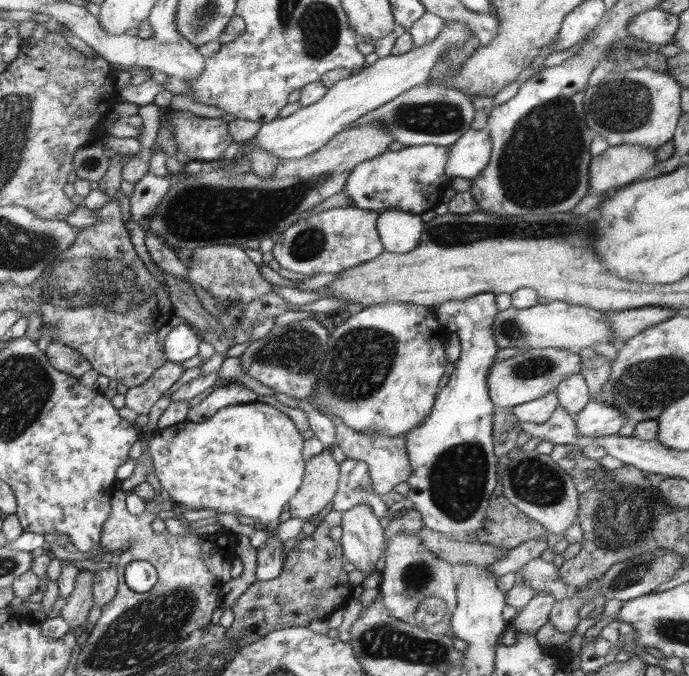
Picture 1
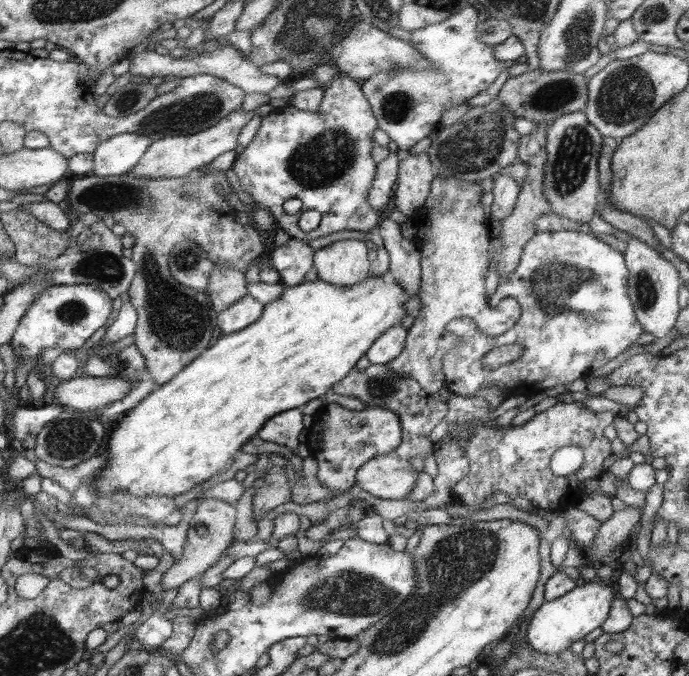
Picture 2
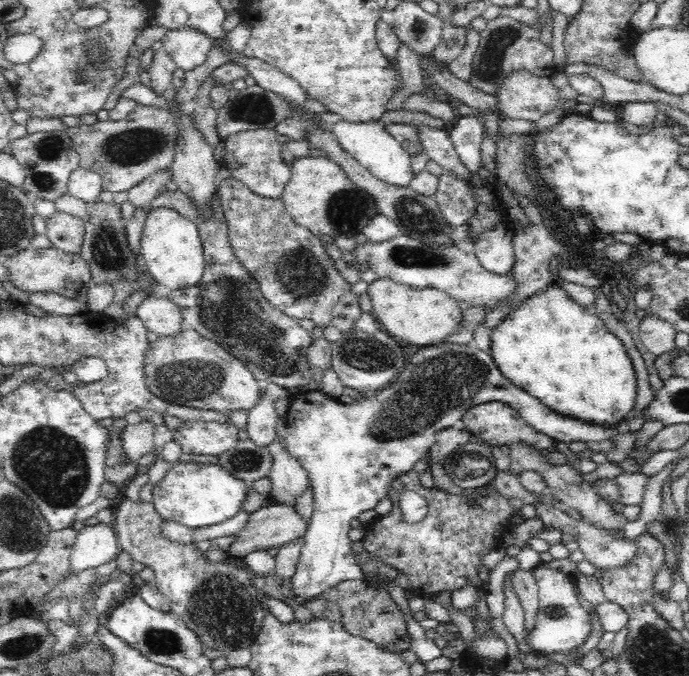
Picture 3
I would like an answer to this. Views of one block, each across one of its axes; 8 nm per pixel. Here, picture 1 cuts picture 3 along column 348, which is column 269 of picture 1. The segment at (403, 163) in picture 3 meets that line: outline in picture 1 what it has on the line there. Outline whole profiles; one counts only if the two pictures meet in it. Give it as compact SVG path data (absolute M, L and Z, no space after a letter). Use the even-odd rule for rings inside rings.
M444 20L439 35L426 46L416 46L410 52L399 56L380 58L372 66L360 72L353 72L348 78L338 81L329 88L325 96L316 104L300 107L293 115L261 123L260 130L251 142L273 154L280 161L309 156L320 150L322 146L329 144L330 140L349 128L353 122L357 122L359 118L381 108L382 105L393 101L407 90L426 84L432 78L432 71L438 58L446 50L454 48L454 45L462 46L470 35L474 34L465 22Z

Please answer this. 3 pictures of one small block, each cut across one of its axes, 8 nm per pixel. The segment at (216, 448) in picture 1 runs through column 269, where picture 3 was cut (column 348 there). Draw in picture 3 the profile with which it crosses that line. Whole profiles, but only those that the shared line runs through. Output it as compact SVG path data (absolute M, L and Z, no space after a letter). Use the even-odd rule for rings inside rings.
M442 342L441 344L422 347L418 352L416 352L408 366L404 367L404 370L396 376L393 383L390 386L384 387L384 389L377 392L374 398L363 398L361 400L355 401L354 404L340 404L339 401L334 402L332 397L323 393L322 391L300 391L294 399L287 403L287 405L282 409L283 416L282 422L284 422L283 431L285 432L285 449L294 458L302 469L308 473L309 484L312 486L313 494L313 505L314 510L311 517L308 520L308 528L306 534L303 536L305 544L302 548L300 558L296 564L296 572L291 577L291 590L295 594L295 600L300 606L304 606L304 602L310 600L310 598L318 597L320 594L326 592L326 590L332 588L332 586L340 585L347 580L358 580L362 578L362 569L358 564L356 564L356 556L352 551L352 541L350 541L349 533L351 530L350 522L366 512L366 510L372 510L380 500L383 500L387 496L387 491L393 486L394 480L397 480L401 475L407 474L412 470L412 466L422 460L422 456L426 456L426 450L429 450L435 444L435 437L437 434L449 427L456 426L460 423L462 416L474 406L480 404L485 404L486 402L502 402L508 407L512 407L514 411L524 422L530 426L530 429L538 431L538 433L546 434L551 437L556 442L595 442L604 441L605 439L612 439L616 435L616 429L602 429L602 427L592 426L592 423L584 423L577 421L576 419L564 417L564 414L554 413L554 411L549 410L548 407L542 405L532 394L526 392L526 390L520 389L519 386L513 385L512 382L508 380L502 371L498 368L498 365L494 362L490 351L482 351L478 349L474 344L459 344L451 342Z

